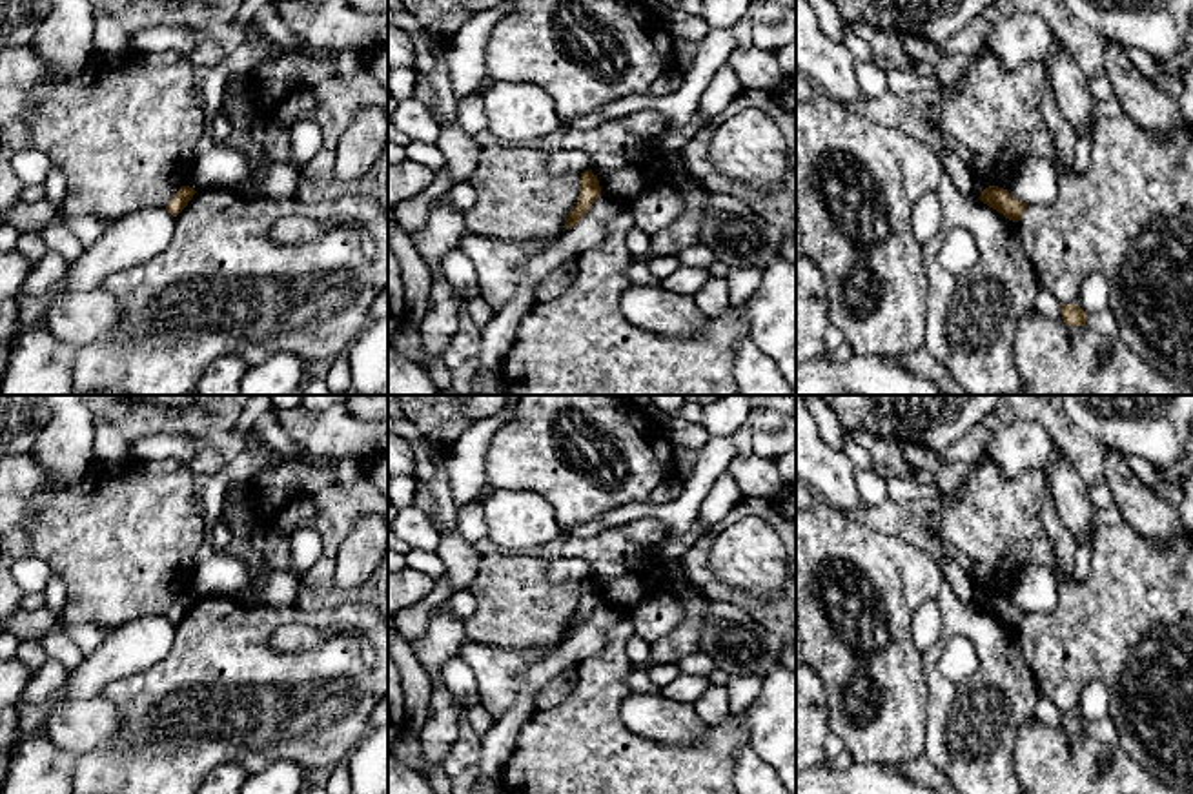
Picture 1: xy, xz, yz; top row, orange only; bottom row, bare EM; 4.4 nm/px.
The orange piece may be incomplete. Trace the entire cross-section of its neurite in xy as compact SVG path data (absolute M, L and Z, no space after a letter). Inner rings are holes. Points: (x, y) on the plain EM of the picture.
M182 594L168 610L166 617L177 625L186 614L188 610L193 606L197 599L189 594Z

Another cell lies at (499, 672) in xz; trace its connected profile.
M464 641L461 659L474 670L477 679L479 705L494 716L506 714L523 688L530 663L512 648Z

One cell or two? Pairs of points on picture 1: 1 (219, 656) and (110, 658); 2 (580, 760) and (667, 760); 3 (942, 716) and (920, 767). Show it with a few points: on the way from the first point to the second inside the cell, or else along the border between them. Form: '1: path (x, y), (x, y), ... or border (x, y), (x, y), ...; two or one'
1: border (175, 625), (172, 649), (152, 665), (124, 678); two
2: path (601, 760), (645, 760); one
3: border (924, 753), (946, 774); two

